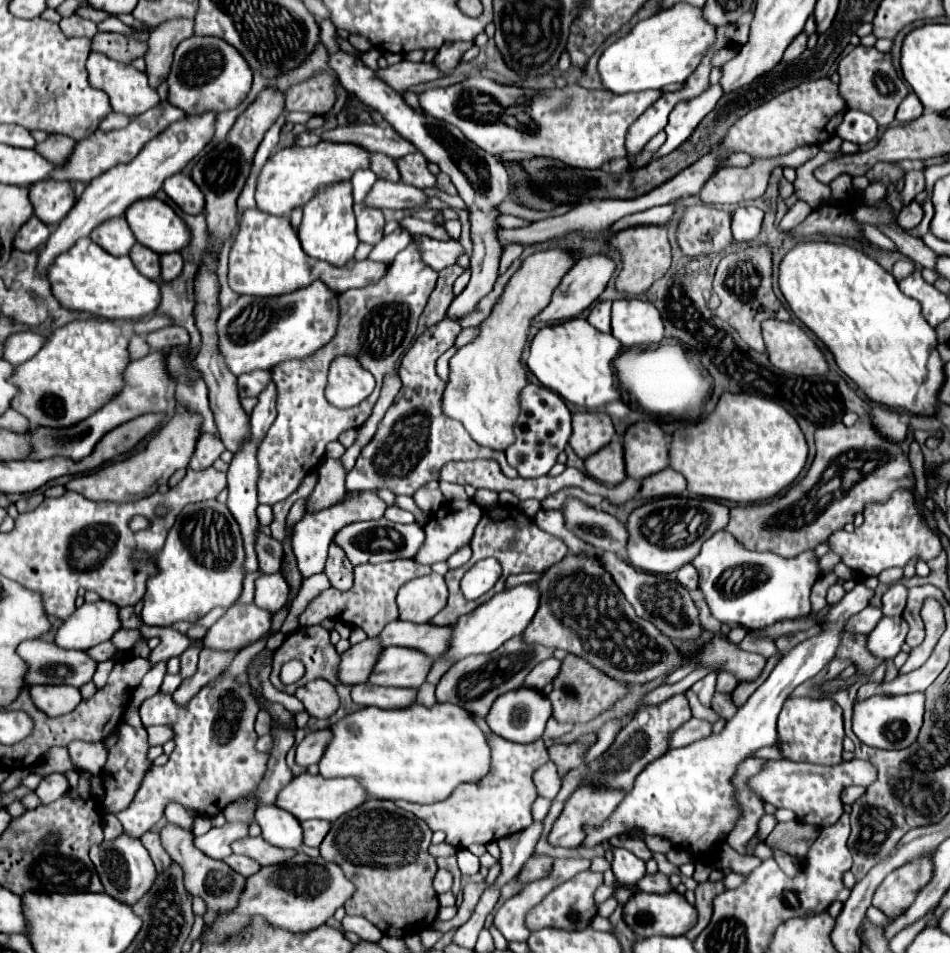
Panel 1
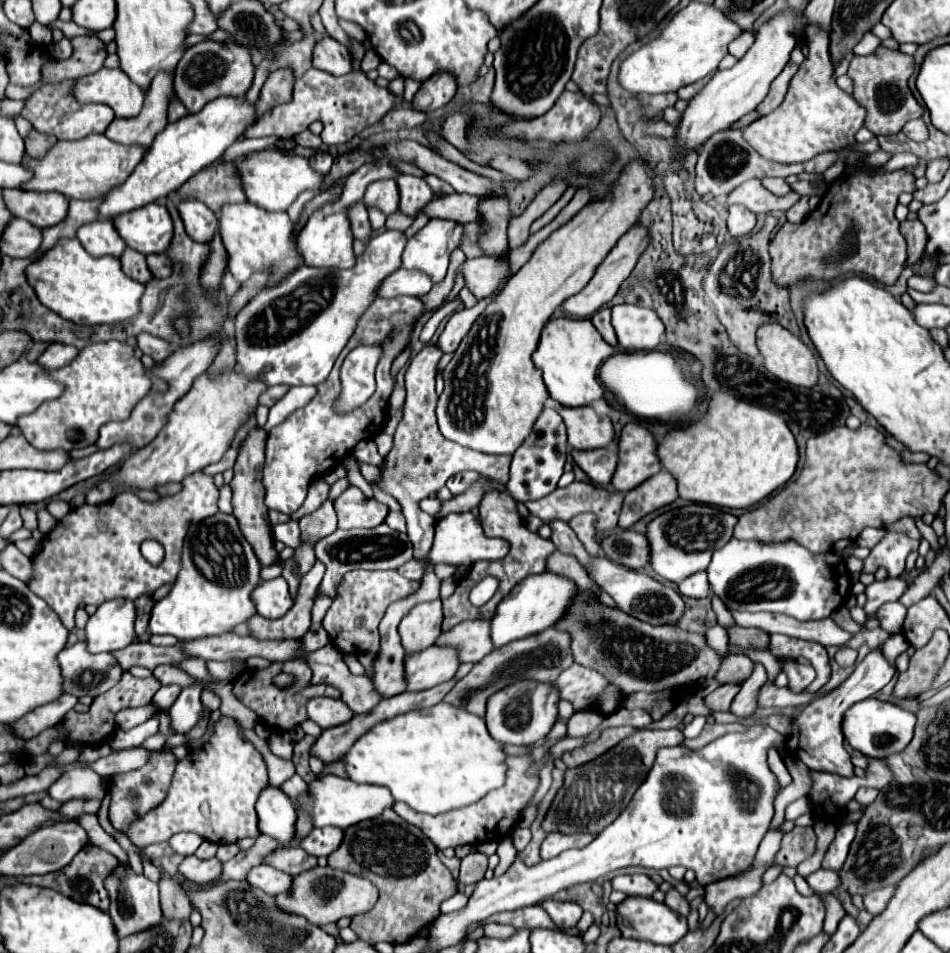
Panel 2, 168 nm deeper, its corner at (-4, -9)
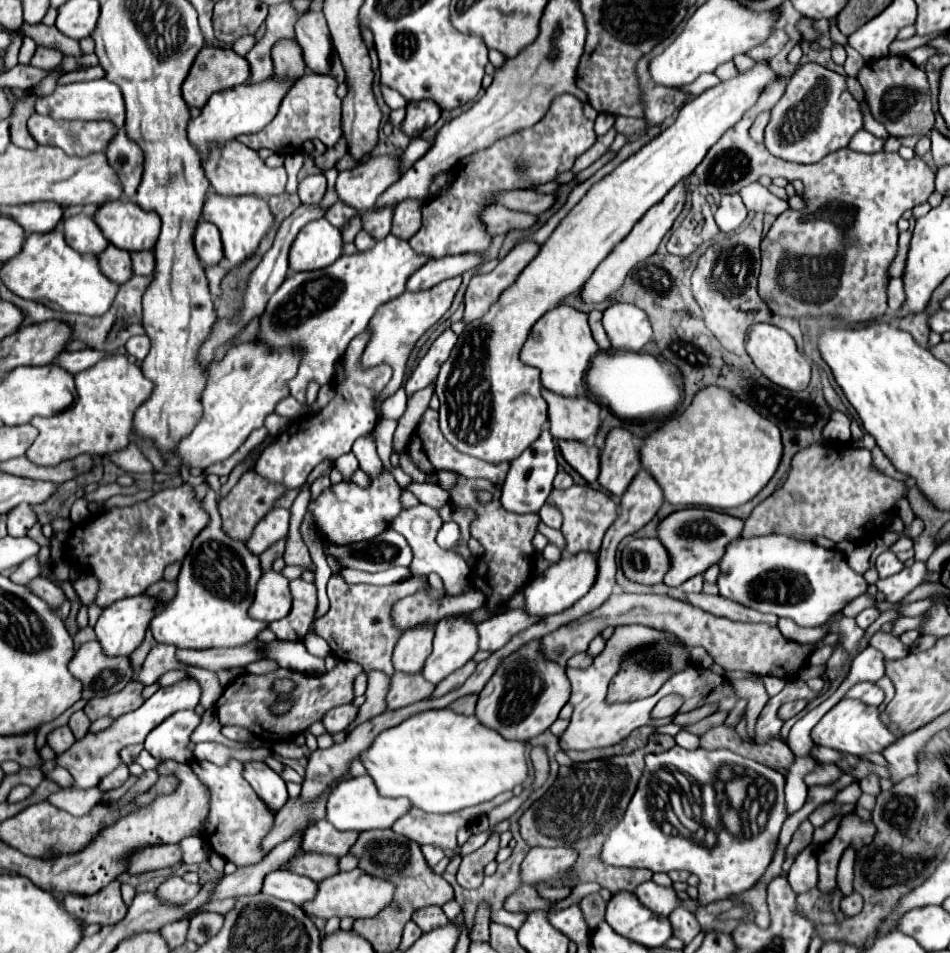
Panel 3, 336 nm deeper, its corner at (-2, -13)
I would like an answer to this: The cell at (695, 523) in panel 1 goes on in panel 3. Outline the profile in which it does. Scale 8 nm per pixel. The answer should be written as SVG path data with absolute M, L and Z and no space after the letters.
M686 508L670 514L658 526L658 538L666 546L671 558L670 572L664 576L666 586L680 586L684 580L706 572L708 566L724 556L726 546L740 538L744 520L716 512L710 508Z

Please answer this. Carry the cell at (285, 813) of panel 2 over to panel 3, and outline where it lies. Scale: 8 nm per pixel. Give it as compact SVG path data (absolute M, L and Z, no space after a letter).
M244 762L242 776L248 780L248 784L258 792L258 796L274 812L278 812L284 806L284 802L288 800L286 782L264 762Z

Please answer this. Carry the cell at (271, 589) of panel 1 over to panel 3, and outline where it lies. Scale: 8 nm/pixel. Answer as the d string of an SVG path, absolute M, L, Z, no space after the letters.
M274 570L262 574L256 586L256 596L250 608L250 616L254 620L264 620L268 624L284 618L292 606L292 594L288 584L290 580Z

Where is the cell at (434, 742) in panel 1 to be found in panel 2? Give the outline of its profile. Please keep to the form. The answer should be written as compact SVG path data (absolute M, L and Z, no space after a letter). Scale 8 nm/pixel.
M436 704L424 710L412 710L402 716L378 722L372 730L360 736L344 756L344 768L350 780L360 784L386 786L392 792L394 802L406 802L412 810L422 814L442 814L454 808L462 808L478 802L490 790L502 786L506 774L506 756L502 744L494 742L484 726L484 720L466 710L458 710L450 704Z

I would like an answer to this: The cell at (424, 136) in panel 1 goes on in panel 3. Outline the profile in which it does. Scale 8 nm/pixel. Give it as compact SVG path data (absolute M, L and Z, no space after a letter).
M308 8L296 22L296 42L302 46L304 62L312 72L326 74L330 68L330 32L320 10Z

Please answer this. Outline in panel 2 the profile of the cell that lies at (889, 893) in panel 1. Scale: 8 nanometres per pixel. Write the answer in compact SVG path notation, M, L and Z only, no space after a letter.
M886 886L886 888L880 888L880 890L874 890L874 892L868 892L864 896L864 906L866 910L876 916L876 914L882 914L882 910L888 906L890 898L894 896L896 892L896 886Z

